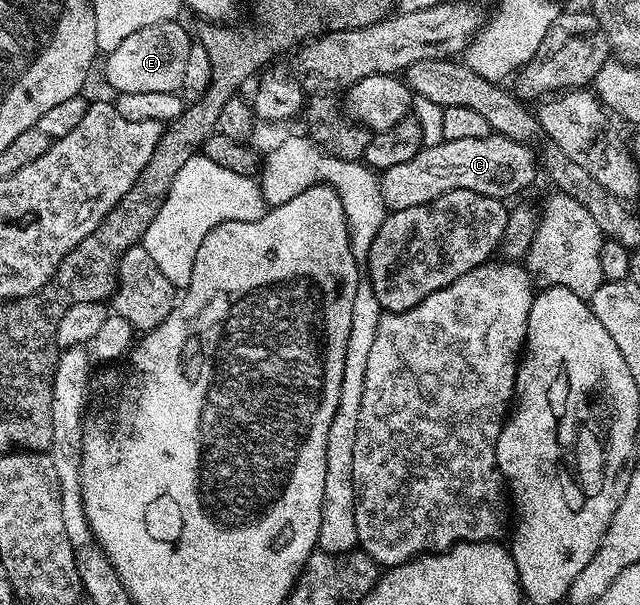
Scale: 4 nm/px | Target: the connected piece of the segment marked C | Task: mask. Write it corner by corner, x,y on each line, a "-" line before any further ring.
495,133
488,137
468,137
465,141
444,141
440,145
423,147
412,161
403,161
381,172
382,196
390,211
424,205
456,189
468,189
472,193
484,193
484,197
510,201
513,195
532,186
534,177
539,174
539,156
533,149
529,143
518,143

